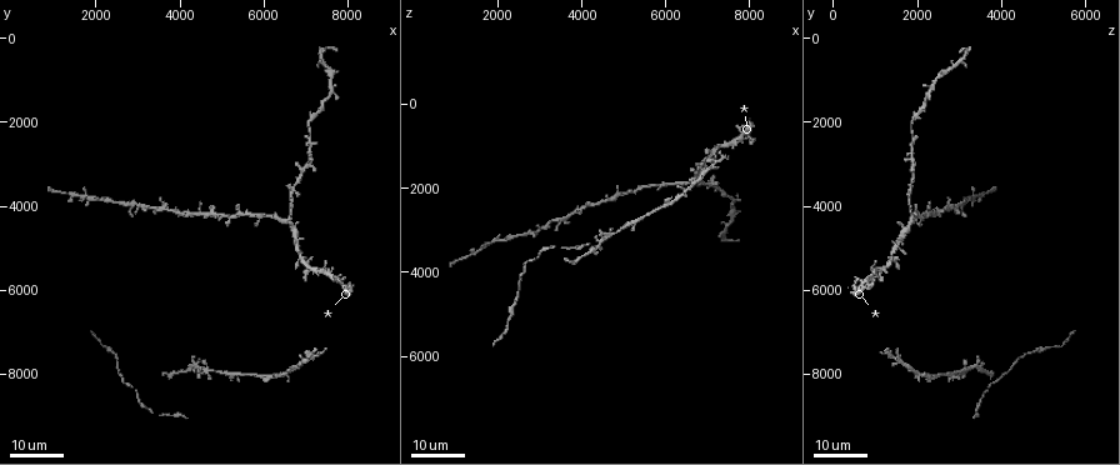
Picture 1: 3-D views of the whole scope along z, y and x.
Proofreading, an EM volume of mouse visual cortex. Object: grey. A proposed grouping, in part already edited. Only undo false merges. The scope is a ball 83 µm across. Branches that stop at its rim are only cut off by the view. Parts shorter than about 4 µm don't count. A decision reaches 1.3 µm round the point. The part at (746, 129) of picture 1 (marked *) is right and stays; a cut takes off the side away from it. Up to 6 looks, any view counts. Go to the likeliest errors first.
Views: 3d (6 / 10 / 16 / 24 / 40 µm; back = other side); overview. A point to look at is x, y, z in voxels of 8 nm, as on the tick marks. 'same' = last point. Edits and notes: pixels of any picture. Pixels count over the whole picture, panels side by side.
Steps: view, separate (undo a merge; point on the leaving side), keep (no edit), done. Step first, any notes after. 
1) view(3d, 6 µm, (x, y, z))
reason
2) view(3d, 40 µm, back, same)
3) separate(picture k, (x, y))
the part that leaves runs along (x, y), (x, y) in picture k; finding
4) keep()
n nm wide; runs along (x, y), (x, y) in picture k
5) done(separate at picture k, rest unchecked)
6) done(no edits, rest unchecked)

view(3d, 24 µm, (4650, 7900, 3100))
thick turns thin

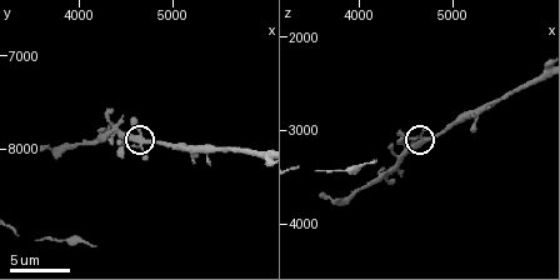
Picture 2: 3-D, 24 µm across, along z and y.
view(3d, 6 µm, (4700, 7950, 3100))
zoom in

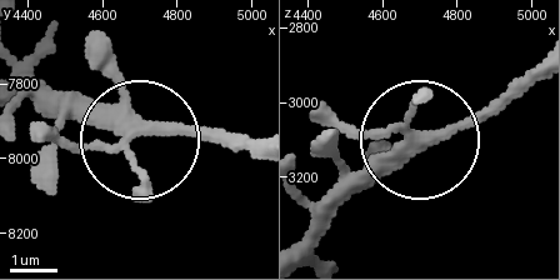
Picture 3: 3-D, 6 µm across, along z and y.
keep()
5 arms; runs along (249, 155), (201, 131), (130, 131), (50, 108) in picture 3; continuous, no second neuron

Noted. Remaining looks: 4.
view(3d, 16 µm, (3750, 8050, 3750))

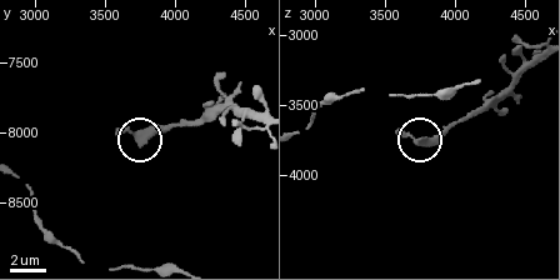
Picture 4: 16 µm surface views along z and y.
keep()
side arm 12 µm; continuous, no second neuron

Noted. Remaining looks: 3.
view(3d, 24 µm, (2350, 7450, 4750))
thick turns thin

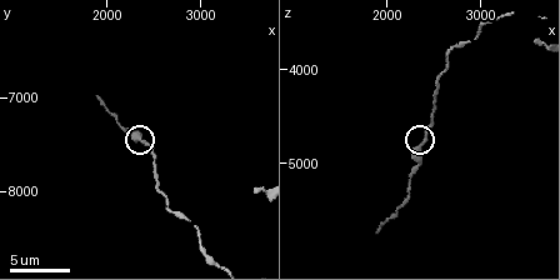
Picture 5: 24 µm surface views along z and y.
view(3d, 6 µm, (2350, 7450, 4750))
closer look

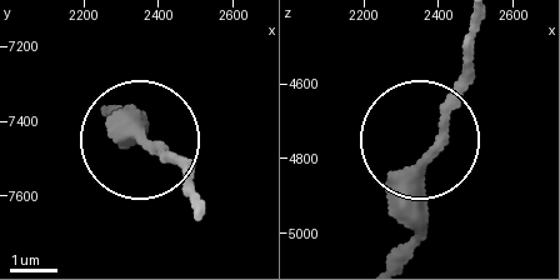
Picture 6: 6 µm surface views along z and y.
keep()
all the same neuron

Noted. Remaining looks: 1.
done(no edits, rest unchecked)

